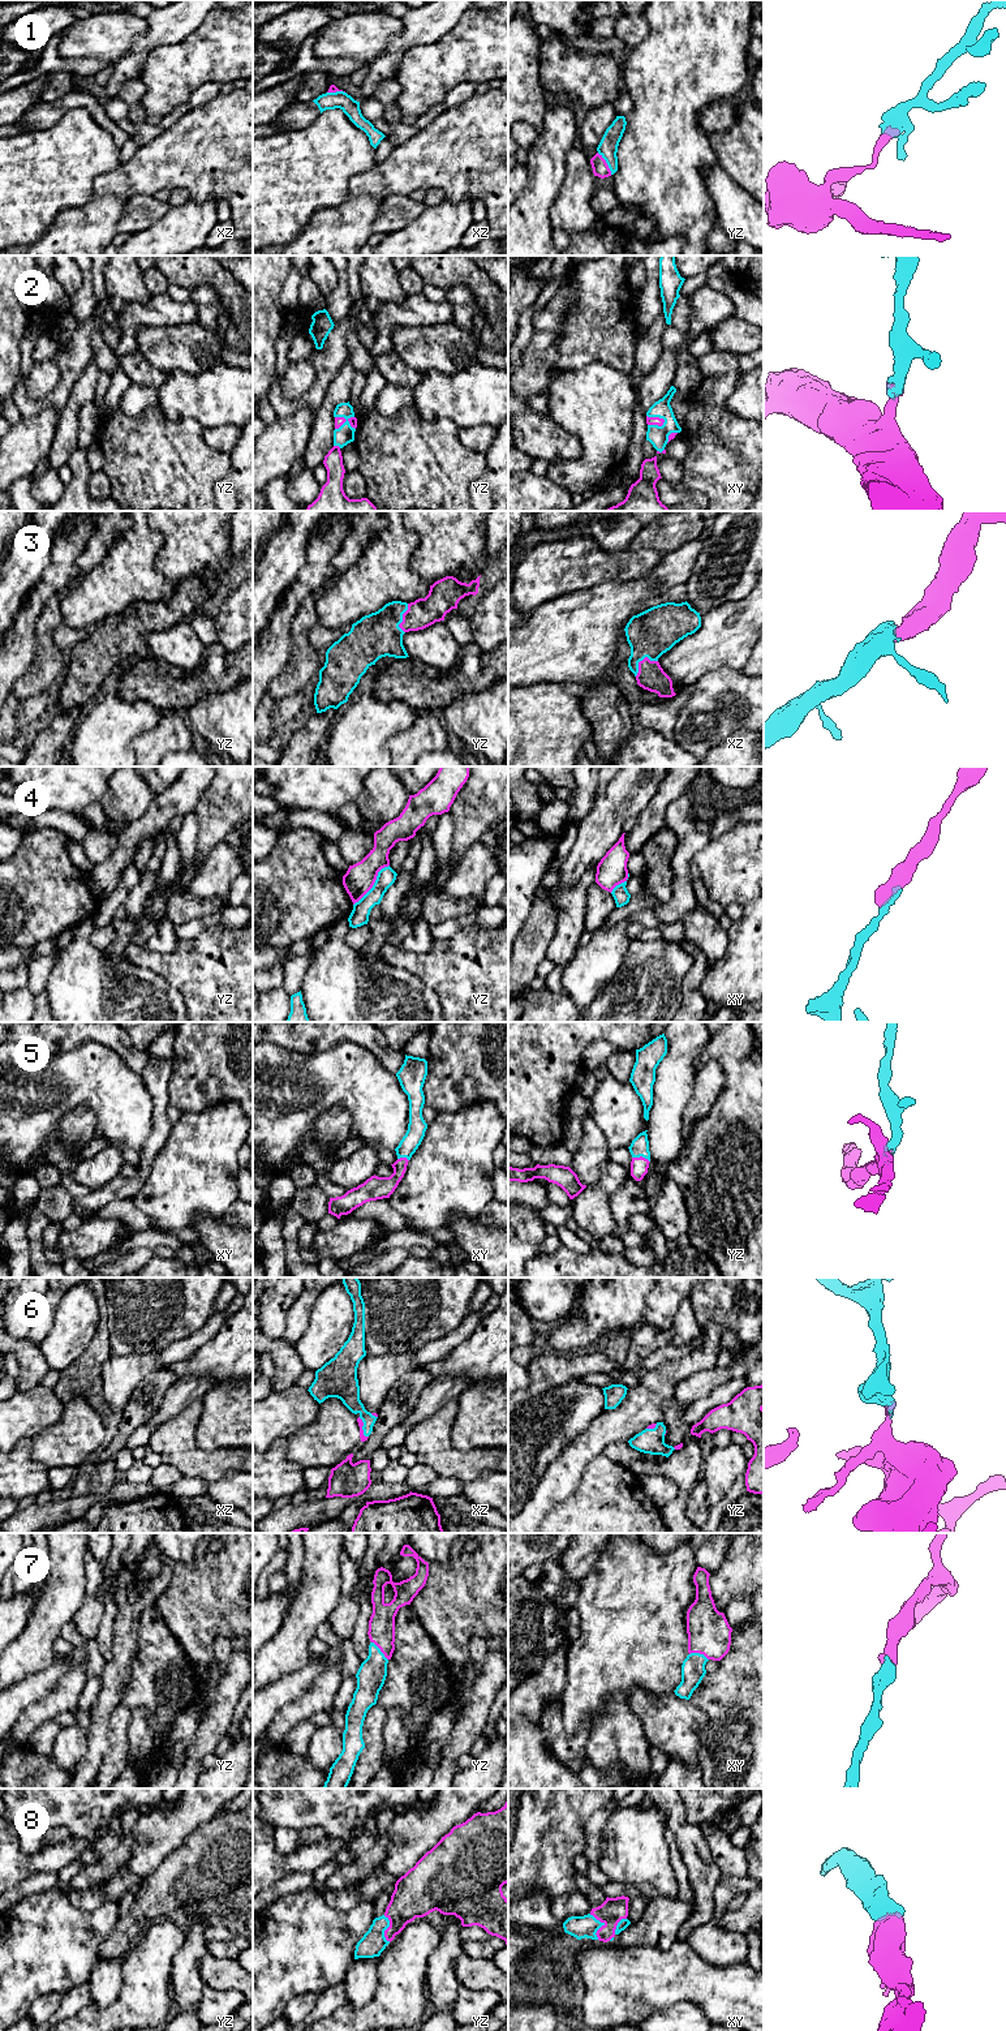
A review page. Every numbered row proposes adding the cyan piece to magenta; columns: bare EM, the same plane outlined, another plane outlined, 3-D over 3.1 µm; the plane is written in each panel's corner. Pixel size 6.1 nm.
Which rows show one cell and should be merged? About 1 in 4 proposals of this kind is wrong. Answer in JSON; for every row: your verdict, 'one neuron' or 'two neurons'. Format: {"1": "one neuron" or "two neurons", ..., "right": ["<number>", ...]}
{"1": "two neurons", "2": "one neuron", "3": "one neuron", "4": "two neurons", "5": "one neuron", "6": "one neuron", "7": "one neuron", "8": "one neuron", "right": ["2", "3", "5", "6", "7", "8"]}

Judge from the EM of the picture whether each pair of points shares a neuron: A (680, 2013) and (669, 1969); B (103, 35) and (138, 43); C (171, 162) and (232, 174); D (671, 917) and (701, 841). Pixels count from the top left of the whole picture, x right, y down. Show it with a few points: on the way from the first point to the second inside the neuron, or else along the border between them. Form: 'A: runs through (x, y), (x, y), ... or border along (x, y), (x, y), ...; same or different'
A: border along (649, 2014), (678, 2002), (692, 2002), (705, 2016); different
B: border along (146, 18), (149, 29), (133, 41), (127, 52); different
C: runs through (186, 162), (216, 162); same
D: runs through (682, 897), (683, 858); same

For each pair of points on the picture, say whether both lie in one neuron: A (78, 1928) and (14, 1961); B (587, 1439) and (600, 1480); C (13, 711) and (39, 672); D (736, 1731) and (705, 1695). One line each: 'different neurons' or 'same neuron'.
A: same neuron
B: different neurons
C: same neuron
D: same neuron

